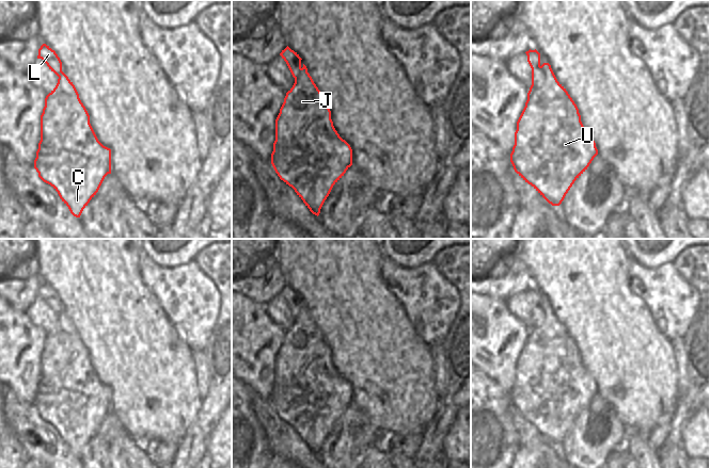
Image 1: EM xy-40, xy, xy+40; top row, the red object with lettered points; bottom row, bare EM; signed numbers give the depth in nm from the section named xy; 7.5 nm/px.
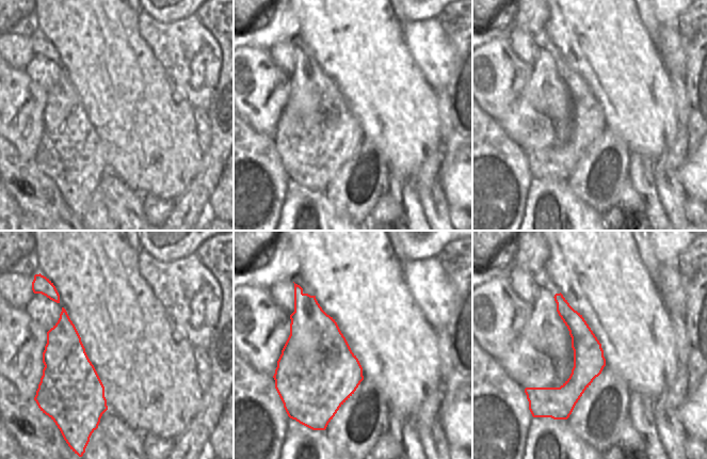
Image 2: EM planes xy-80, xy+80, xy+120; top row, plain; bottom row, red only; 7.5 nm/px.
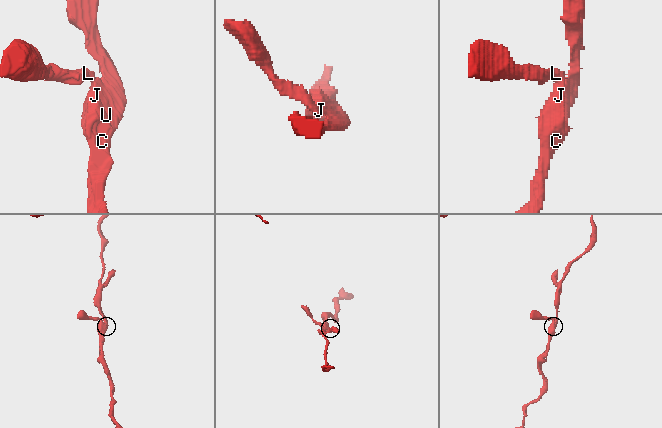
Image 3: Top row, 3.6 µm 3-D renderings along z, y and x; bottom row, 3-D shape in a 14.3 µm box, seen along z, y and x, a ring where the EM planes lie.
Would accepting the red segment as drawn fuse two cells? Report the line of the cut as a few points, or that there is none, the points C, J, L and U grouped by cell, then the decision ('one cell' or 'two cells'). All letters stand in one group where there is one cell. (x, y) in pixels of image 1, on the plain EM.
xy+40 (540, 305), (532, 315) | C J U / L | two cells

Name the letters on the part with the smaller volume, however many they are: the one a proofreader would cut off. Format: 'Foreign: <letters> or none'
Foreign: L

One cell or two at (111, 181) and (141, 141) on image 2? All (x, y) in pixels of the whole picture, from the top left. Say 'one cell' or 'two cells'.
two cells

